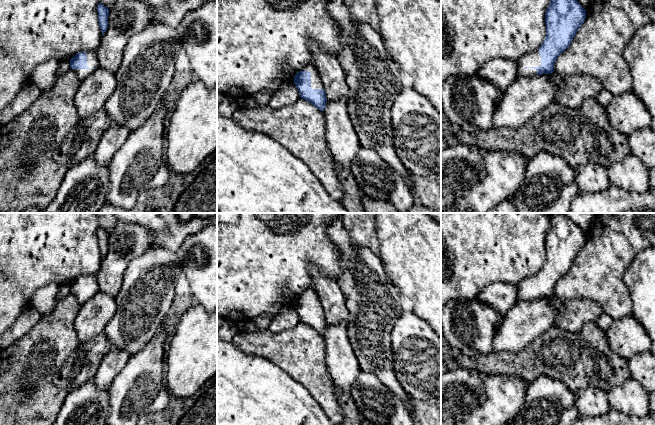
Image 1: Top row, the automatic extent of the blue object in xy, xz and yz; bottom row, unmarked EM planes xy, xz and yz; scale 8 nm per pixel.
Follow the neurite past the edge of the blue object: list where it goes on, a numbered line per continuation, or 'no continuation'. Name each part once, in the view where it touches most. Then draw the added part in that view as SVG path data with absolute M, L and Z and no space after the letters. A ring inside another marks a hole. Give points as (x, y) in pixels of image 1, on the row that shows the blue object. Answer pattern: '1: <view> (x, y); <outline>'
1: yz (533, 59); M535 50L530 54L523 55L517 59L517 76L516 79L522 77L531 77L537 75L536 67L541 65L539 50Z

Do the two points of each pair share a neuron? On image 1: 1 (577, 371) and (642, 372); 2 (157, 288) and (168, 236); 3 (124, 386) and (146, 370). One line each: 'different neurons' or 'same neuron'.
1: different neurons
2: same neuron
3: same neuron

